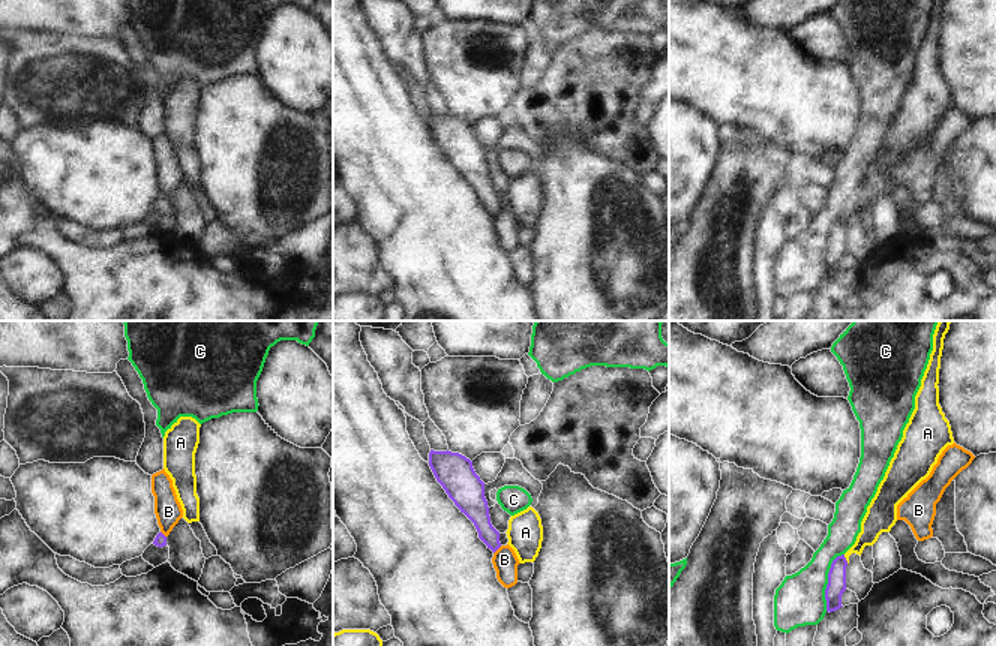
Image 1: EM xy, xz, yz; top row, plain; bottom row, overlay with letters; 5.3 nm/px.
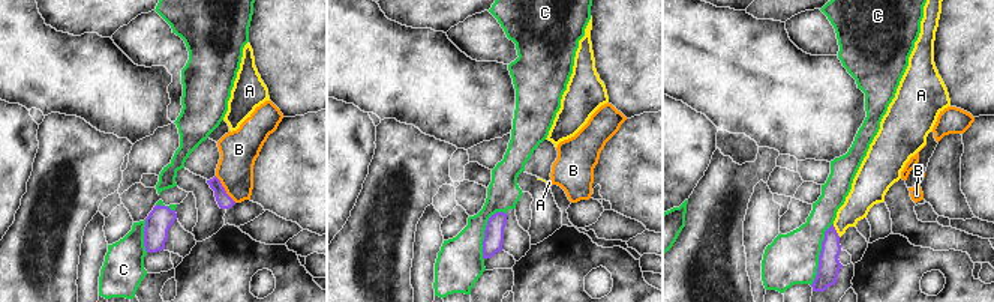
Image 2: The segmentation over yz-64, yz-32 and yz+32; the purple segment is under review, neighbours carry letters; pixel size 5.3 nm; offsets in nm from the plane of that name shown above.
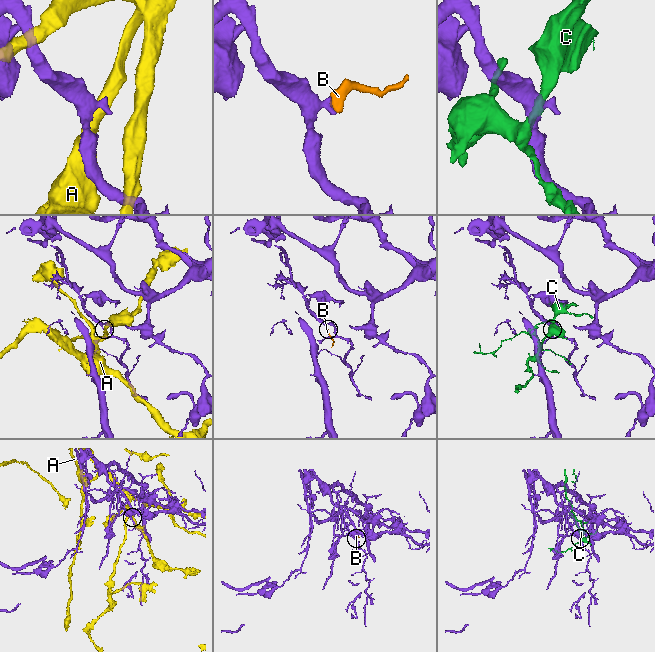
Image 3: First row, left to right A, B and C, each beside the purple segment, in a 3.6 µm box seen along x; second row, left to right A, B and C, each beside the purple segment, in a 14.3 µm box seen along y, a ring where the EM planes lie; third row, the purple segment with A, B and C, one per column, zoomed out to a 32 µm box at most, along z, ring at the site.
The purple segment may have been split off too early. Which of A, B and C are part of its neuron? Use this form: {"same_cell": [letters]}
{"same_cell": []}

